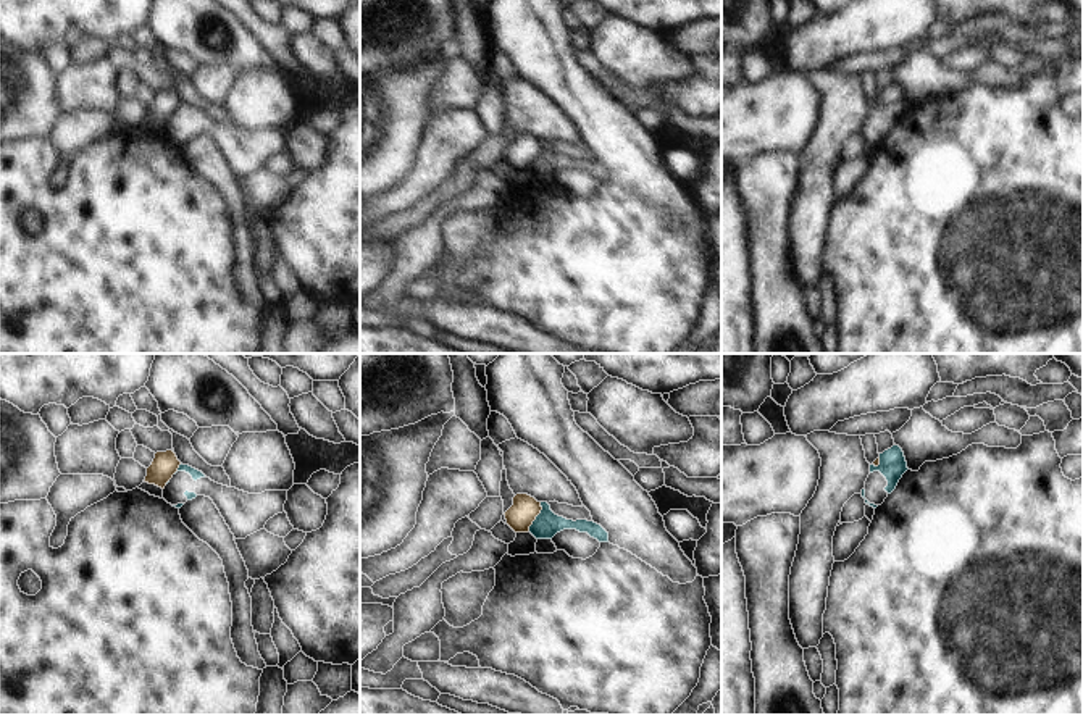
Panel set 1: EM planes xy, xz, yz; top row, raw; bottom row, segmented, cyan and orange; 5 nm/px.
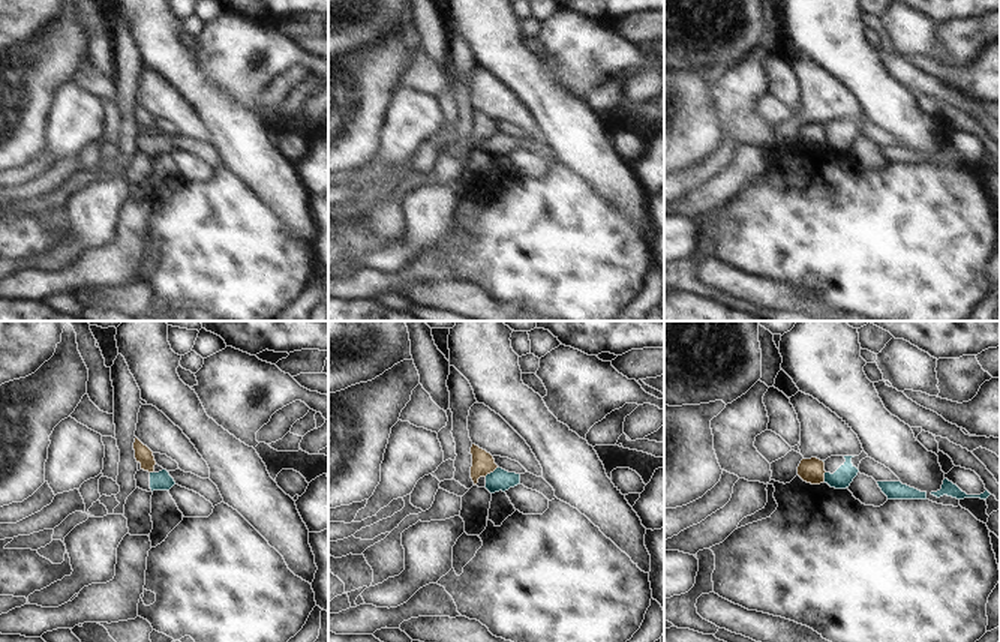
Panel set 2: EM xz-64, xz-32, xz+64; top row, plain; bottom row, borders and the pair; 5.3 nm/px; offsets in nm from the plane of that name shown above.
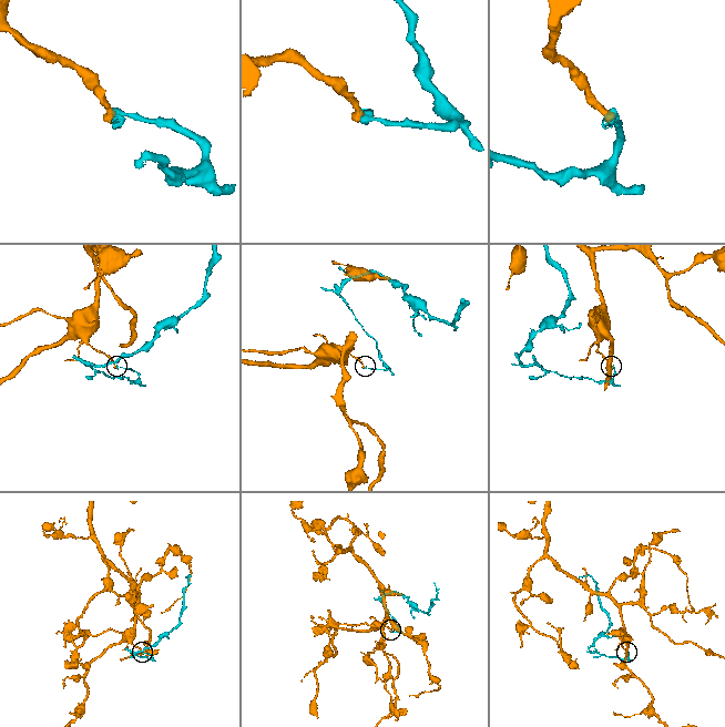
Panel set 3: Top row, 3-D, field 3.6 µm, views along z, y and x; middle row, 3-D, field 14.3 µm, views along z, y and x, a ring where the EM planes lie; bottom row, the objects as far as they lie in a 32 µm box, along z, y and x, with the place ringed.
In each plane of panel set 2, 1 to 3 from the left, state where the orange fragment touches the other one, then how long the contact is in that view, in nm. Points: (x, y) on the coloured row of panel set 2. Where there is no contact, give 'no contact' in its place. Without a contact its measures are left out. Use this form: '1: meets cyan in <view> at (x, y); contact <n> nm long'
1: no contact
2: meets cyan in xz-32 at (491, 473); contact 90 nm long
3: meets cyan in xz+64 at (825, 476); contact 60 nm long

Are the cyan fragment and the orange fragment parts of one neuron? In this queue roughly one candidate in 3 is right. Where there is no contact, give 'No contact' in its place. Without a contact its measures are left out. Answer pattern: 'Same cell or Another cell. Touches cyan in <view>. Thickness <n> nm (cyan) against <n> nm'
Another cell. Touches cyan in xz. Thickness 130 nm (cyan) against 140 nm

